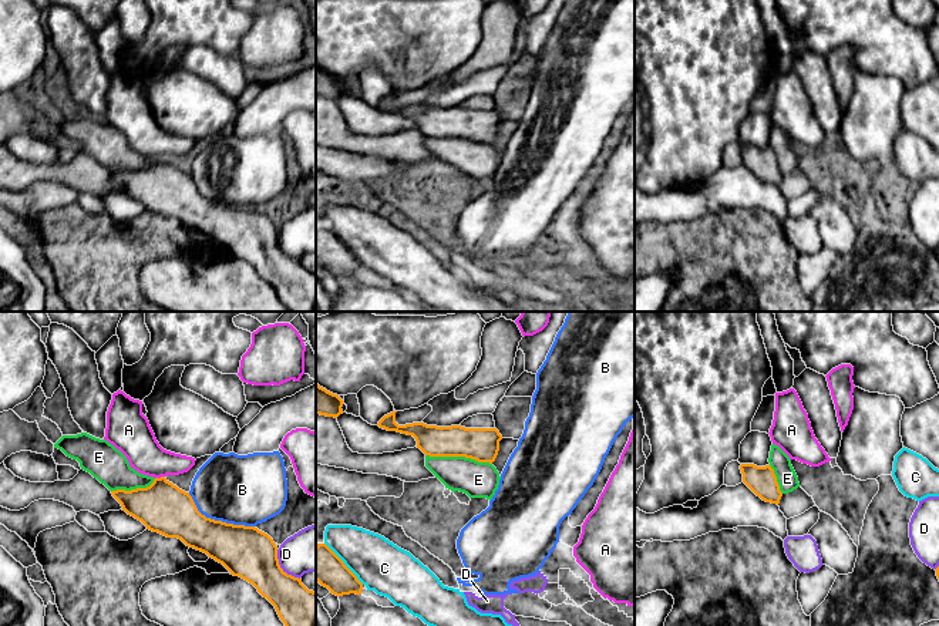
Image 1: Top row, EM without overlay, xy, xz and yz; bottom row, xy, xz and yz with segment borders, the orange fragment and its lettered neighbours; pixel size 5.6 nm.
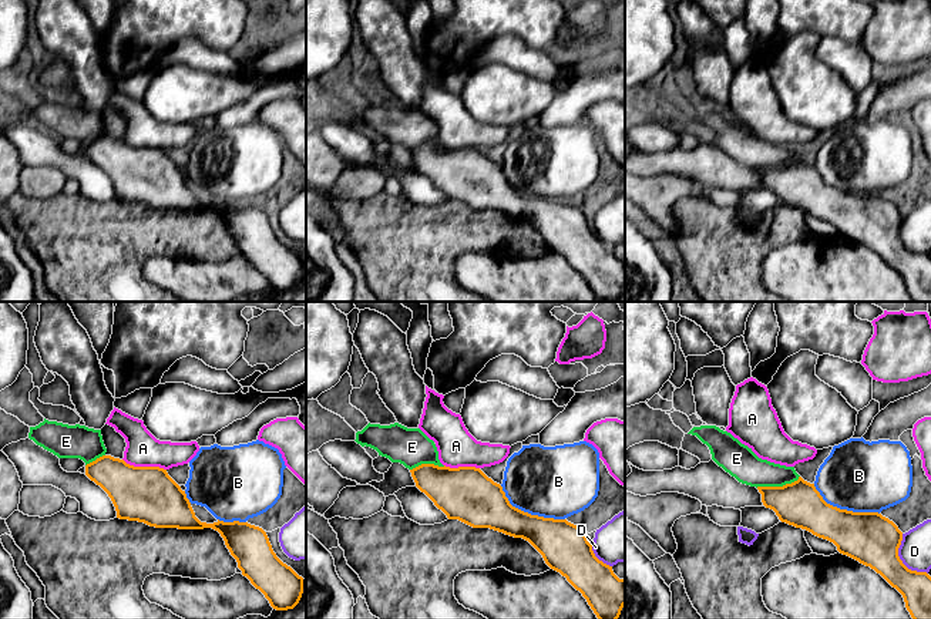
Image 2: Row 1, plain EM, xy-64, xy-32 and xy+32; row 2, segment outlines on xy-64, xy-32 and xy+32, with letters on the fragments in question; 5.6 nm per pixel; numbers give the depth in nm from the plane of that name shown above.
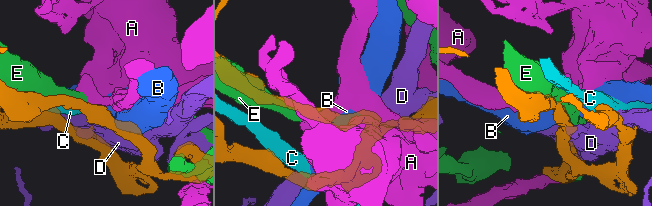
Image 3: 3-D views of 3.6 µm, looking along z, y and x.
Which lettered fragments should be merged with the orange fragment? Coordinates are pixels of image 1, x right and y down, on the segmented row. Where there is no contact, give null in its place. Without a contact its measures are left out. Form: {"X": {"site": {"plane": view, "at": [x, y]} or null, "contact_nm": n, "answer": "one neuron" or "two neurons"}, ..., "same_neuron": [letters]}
{"A": {"site": {"plane": "xy", "at": [161, 477]}, "contact_nm": 60, "answer": "two neurons"}, "B": {"site": {"plane": "xy", "at": [218, 521]}, "contact_nm": 420, "answer": "two neurons"}, "C": {"site": {"plane": "xz", "at": [343, 564]}, "contact_nm": 320, "answer": "two neurons"}, "D": {"site": {"plane": "xy", "at": [280, 568]}, "contact_nm": 220, "answer": "two neurons"}, "E": {"site": {"plane": "xz", "at": [458, 455]}, "contact_nm": 380, "answer": "one neuron"}, "same_neuron": ["E"]}

